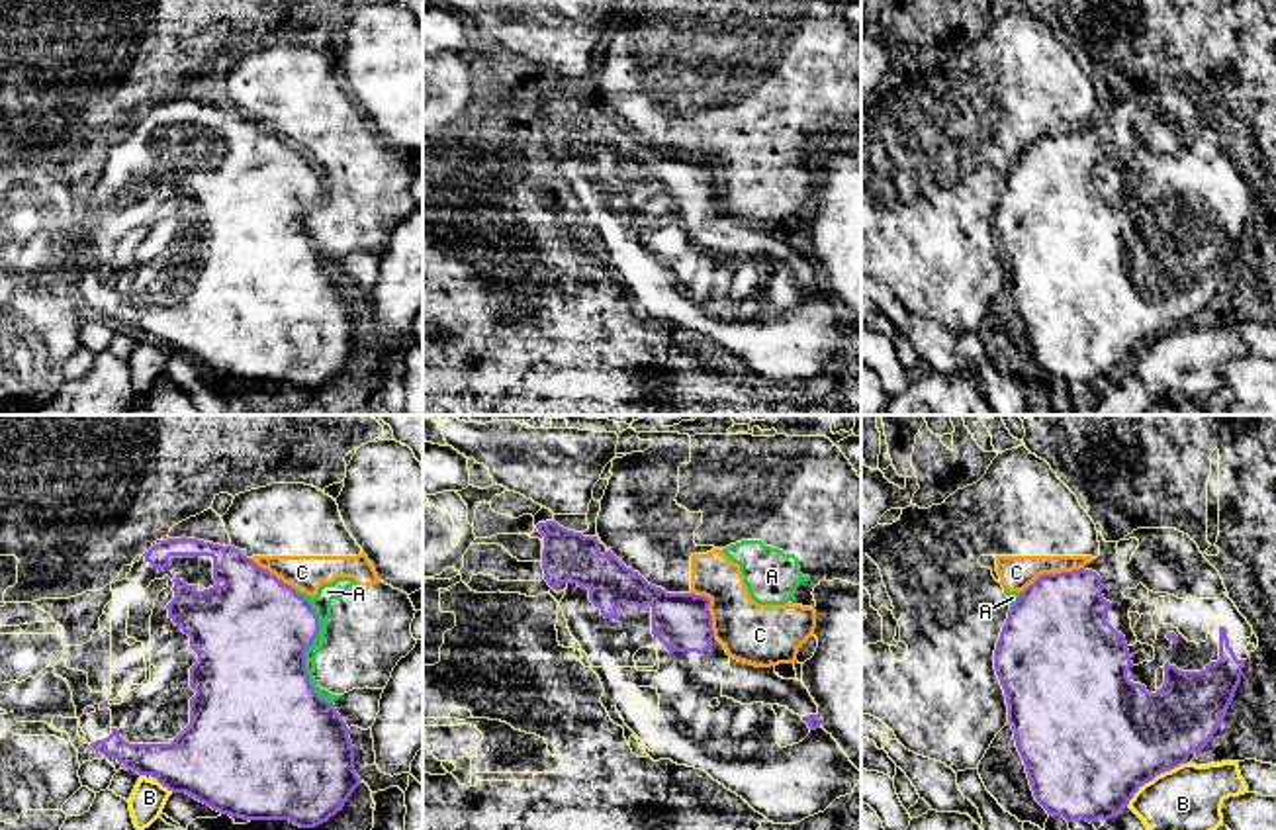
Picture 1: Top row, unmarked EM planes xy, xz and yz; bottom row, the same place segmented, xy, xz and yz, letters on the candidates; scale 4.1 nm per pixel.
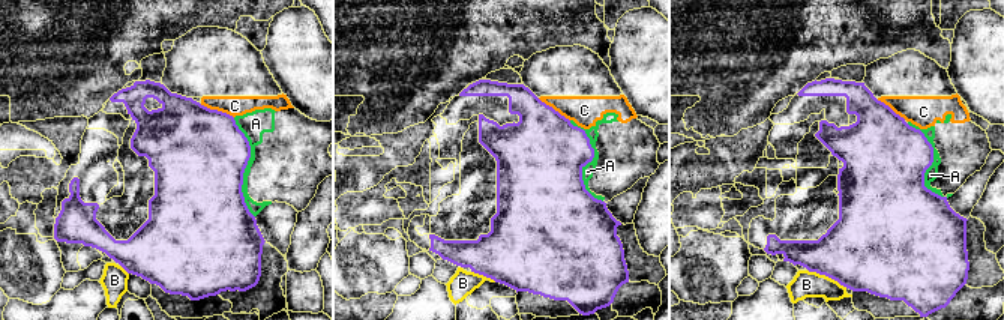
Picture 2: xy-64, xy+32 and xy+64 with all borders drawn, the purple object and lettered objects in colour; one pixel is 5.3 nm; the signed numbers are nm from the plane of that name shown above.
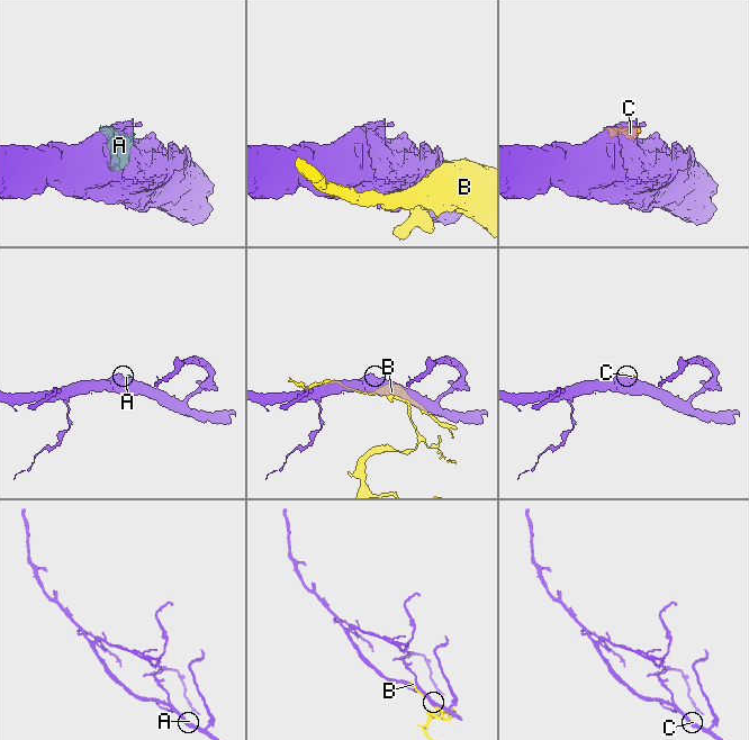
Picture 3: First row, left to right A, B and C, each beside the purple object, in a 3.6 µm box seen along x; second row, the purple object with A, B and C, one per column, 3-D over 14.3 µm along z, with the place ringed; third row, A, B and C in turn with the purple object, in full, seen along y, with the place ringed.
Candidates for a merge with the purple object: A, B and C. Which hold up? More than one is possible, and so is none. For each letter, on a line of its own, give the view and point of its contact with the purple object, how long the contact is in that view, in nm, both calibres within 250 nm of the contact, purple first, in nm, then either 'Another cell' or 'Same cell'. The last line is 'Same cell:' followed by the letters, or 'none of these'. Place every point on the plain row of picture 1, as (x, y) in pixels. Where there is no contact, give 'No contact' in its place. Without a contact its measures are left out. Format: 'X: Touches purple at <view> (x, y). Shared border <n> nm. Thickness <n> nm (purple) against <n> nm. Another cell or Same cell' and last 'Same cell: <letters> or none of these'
A: Touches purple at xy (308, 208). Shared border 500 nm. Thickness 480 nm (purple) against 80 nm. Another cell
B: Touches purple at yz (1155, 337). Shared border 320 nm. Thickness 480 nm (purple) against 300 nm. Another cell
C: Touches purple at yz (1051, 136). Shared border 280 nm. Thickness 420 nm (purple) against 140 nm. Another cell
Same cell: none of these

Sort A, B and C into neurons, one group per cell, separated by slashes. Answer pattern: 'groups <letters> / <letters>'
groups A C / B

